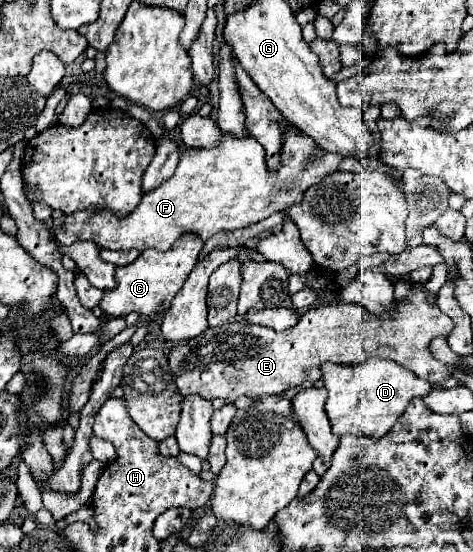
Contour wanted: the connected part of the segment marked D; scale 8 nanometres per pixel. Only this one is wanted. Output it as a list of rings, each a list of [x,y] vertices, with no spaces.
[[[368,358],[358,366],[342,364],[322,364],[322,380],[328,390],[326,414],[336,436],[354,434],[368,438],[382,438],[406,410],[408,402],[416,396],[426,396],[432,390],[432,384],[418,378],[414,372],[398,366],[396,362],[382,358]]]

